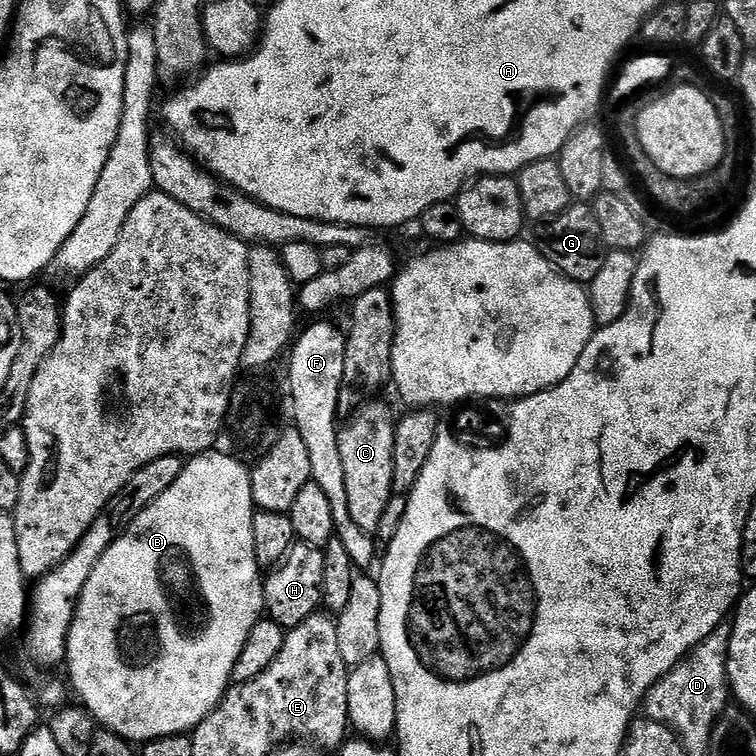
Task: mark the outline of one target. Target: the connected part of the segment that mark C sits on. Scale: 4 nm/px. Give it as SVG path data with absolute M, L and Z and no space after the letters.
M372 398L348 420L348 425L339 429L338 450L342 458L342 471L346 480L347 501L350 517L362 531L375 533L378 522L382 522L382 513L386 502L394 495L394 415L382 401Z

